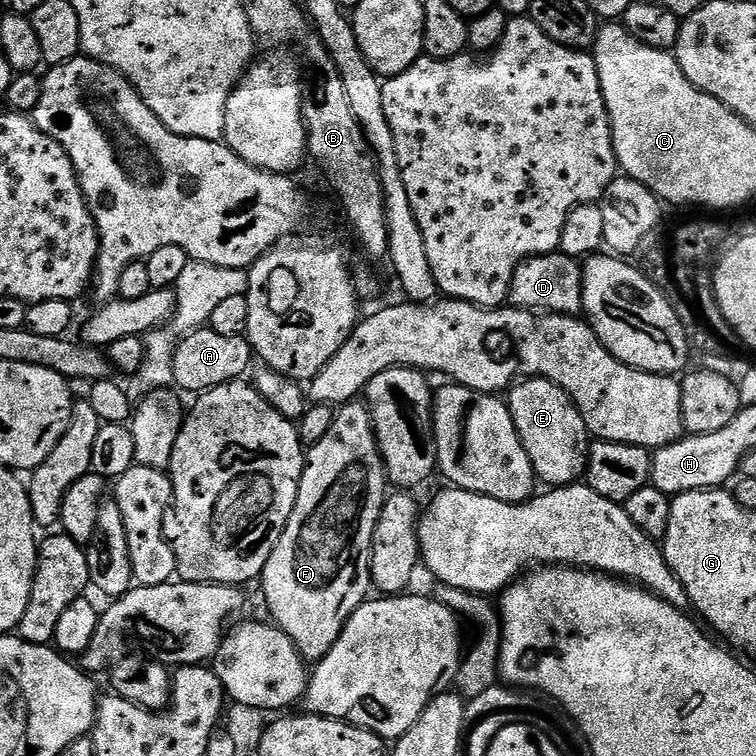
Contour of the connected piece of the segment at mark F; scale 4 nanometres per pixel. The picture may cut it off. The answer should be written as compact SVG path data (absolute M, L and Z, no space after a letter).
M353 402L343 405L337 411L334 426L330 426L326 438L322 438L322 442L311 445L306 452L306 463L304 473L300 479L298 486L298 498L294 510L290 514L290 522L286 522L286 530L282 534L282 538L278 538L278 542L274 546L274 554L270 554L270 562L266 562L264 572L258 578L258 584L264 587L264 604L268 607L271 623L277 628L282 629L292 641L295 642L297 650L305 661L319 662L326 654L330 654L330 650L334 646L334 642L338 642L338 638L342 634L342 630L346 626L346 622L354 613L362 607L364 601L369 599L370 593L373 591L372 586L372 539L374 538L374 526L378 522L380 512L384 508L386 499L386 473L384 471L384 459L380 457L380 449L376 447L376 432L372 428L372 413L369 405L364 402Z

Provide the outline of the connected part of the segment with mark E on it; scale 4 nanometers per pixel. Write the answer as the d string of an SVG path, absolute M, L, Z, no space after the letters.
M524 378L512 385L506 396L506 403L514 418L514 426L522 438L522 446L526 446L526 454L530 454L537 481L544 483L545 480L545 485L548 486L563 486L577 483L587 473L590 433L578 406L572 401L570 394L562 390L562 386L549 380Z

